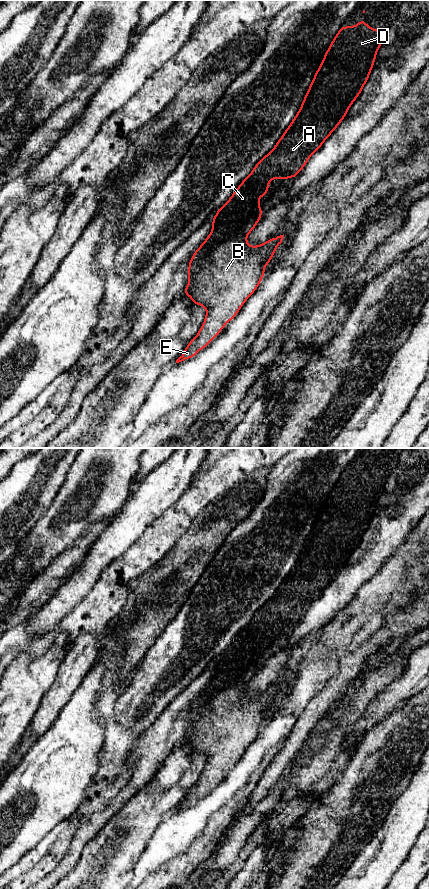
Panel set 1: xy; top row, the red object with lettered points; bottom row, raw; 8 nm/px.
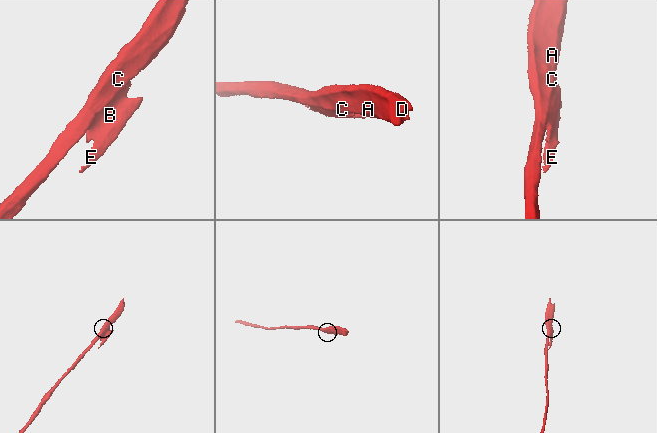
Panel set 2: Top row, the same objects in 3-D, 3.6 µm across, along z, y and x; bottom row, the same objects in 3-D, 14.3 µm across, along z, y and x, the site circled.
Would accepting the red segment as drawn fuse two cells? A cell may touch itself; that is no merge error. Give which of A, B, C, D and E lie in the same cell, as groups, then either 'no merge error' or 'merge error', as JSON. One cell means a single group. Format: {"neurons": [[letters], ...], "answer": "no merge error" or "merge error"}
{"neurons": [["A", "C", "D"], ["B", "E"]], "answer": "merge error"}

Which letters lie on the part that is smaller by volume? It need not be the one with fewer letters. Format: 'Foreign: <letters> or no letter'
Foreign: B, E

